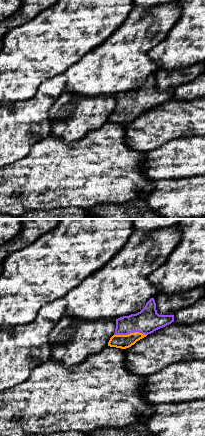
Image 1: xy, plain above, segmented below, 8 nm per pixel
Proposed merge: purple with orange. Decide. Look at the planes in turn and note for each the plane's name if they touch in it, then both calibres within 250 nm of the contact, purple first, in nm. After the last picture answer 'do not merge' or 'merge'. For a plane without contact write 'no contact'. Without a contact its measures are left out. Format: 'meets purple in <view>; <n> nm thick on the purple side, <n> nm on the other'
meets purple in xy; 200 nm thick on the purple side, 110 nm on the other

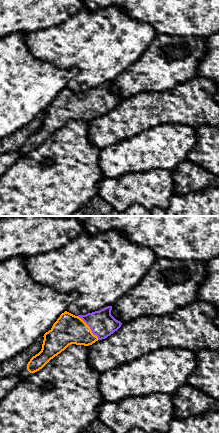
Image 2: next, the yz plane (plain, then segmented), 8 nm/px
meets purple in yz; 200 nm thick on the purple side, 240 nm on the other

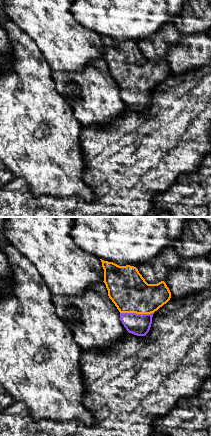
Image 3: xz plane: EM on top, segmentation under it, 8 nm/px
meets purple in xz; 170 nm thick on the purple side, 320 nm on the other

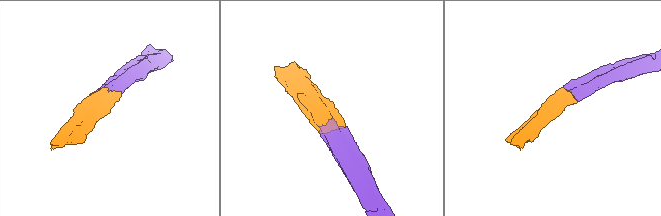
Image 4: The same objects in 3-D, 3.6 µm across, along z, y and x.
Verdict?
merge

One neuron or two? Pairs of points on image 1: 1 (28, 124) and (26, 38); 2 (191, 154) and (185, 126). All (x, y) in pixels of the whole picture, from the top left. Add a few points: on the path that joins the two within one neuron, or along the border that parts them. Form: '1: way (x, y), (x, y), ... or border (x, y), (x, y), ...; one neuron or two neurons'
1: border (42, 82), (32, 97), (10, 103); two neurons
2: border (194, 135), (172, 139), (165, 144); two neurons

